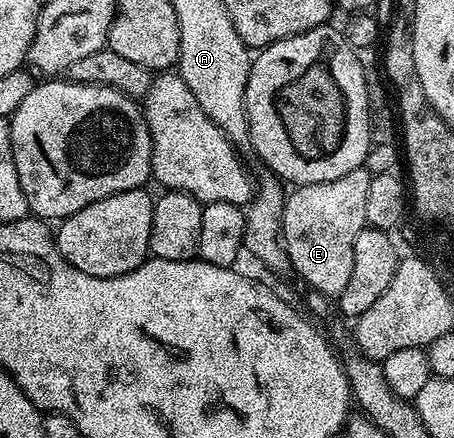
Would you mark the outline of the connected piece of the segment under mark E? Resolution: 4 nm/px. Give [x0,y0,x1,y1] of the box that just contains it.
[282,166,372,297]

